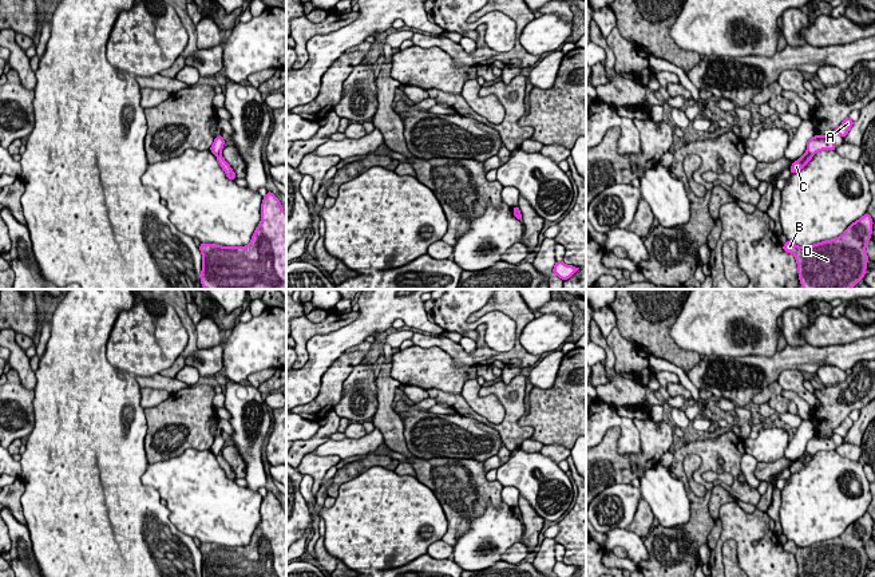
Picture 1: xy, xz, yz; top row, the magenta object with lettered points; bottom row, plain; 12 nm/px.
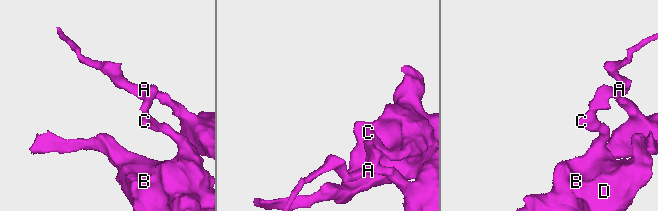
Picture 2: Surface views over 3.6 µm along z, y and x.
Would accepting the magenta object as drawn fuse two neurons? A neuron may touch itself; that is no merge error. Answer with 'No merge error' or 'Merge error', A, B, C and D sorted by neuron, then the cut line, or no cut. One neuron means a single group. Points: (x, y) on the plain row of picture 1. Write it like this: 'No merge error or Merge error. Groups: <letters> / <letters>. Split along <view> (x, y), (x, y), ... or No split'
Merge error. Groups: A / B C D. Split along yz (807, 451), (811, 455)

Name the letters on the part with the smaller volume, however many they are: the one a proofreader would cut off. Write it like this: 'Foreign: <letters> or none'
Foreign: B, C, D

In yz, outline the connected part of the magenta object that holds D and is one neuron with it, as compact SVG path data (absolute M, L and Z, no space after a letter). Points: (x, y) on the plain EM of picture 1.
M866 513L836 538L804 548L787 541L783 549L795 556L799 577L864 577L868 561L866 546L872 523Z

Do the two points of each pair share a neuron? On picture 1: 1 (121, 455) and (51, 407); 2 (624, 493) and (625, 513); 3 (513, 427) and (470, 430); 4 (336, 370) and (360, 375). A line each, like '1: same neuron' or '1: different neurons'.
1: same neuron
2: same neuron
3: different neurons
4: different neurons

